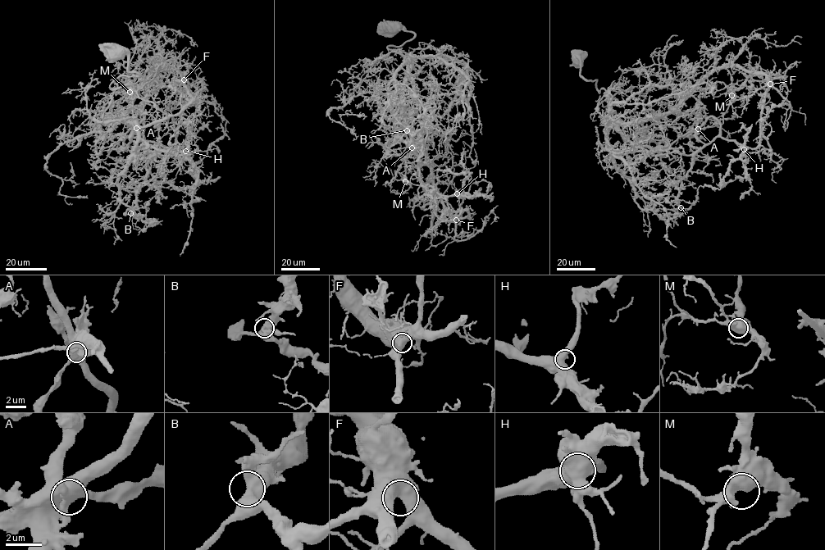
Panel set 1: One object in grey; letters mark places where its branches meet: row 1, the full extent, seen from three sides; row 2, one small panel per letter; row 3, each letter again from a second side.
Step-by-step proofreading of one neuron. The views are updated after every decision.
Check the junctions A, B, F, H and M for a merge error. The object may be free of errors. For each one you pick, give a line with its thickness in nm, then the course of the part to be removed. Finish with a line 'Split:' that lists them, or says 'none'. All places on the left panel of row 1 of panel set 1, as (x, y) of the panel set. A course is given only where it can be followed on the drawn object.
Split: none

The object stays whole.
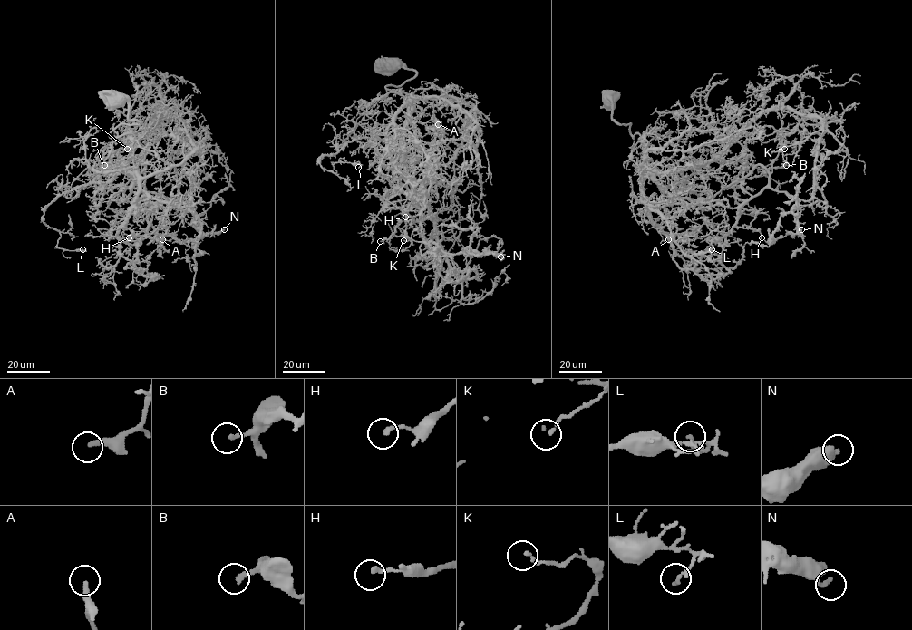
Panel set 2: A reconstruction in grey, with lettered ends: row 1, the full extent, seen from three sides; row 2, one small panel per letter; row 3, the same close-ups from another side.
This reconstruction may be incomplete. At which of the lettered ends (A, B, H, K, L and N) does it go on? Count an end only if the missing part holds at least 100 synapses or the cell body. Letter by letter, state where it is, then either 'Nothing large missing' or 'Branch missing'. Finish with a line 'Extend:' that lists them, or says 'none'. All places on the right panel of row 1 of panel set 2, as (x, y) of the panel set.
A: Place: (668, 239). Nothing large missing
B: Place: (786, 165). Nothing large missing
H: Place: (761, 237). Nothing large missing
K: Place: (784, 149). Nothing large missing
L: Place: (712, 249). Nothing large missing
N: Place: (801, 229). Nothing large missing
Extend: none

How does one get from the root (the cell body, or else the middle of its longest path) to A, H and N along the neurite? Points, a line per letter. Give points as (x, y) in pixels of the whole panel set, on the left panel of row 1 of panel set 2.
A: (114, 98), (125, 99), (128, 118), (140, 122), (110, 133), (134, 136), (139, 185), (185, 211), (162, 239)
H: (114, 98), (140, 122), (110, 133), (134, 136), (124, 188), (136, 180), (150, 206), (149, 228), (129, 237)
N: (114, 98), (140, 122), (110, 133), (134, 136), (124, 188), (136, 180), (182, 201), (199, 231), (224, 229)

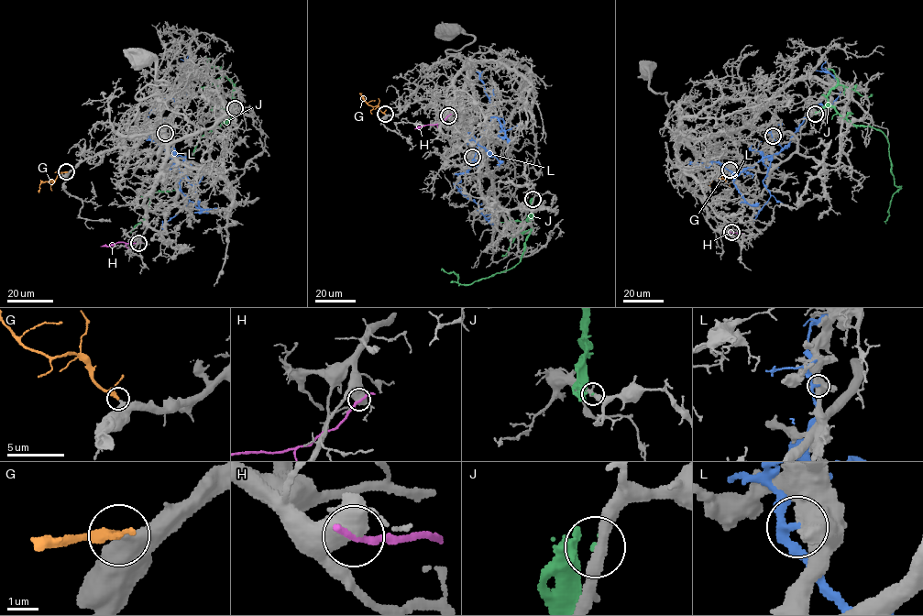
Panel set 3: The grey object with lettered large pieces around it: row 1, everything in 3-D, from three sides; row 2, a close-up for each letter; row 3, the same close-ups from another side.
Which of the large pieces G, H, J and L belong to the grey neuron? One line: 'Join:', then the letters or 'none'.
Join: G

